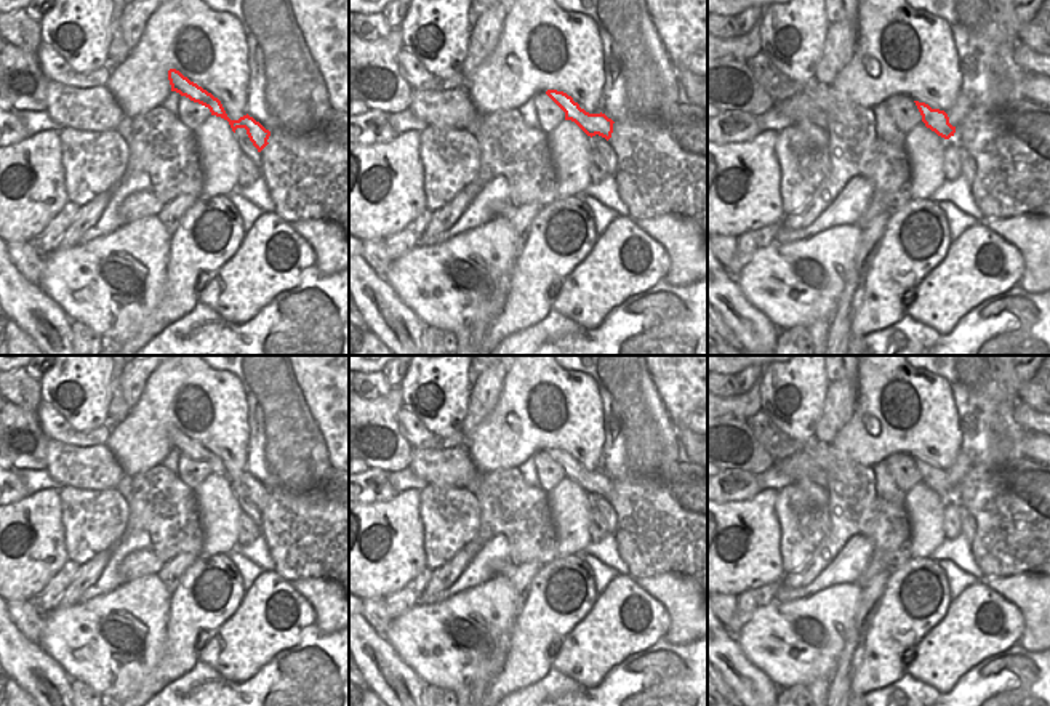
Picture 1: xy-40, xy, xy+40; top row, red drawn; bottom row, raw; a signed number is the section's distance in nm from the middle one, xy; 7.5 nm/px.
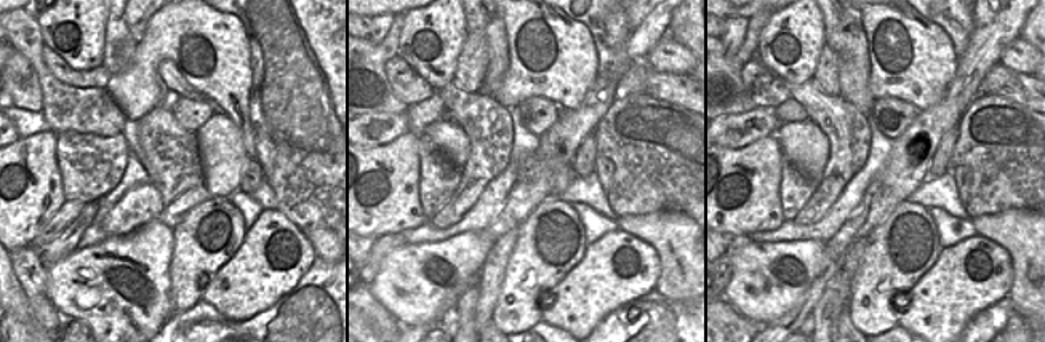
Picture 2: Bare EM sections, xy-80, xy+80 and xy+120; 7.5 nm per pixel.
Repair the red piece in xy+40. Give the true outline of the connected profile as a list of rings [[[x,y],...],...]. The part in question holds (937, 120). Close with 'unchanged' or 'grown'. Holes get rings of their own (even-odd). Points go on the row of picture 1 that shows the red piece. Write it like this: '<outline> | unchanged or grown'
[[[914,101],[922,122],[938,136],[954,138],[975,162],[981,155],[1010,166],[1031,168],[1050,160],[1050,107],[1032,101],[1018,101],[999,107],[972,107],[964,120],[952,126],[944,110]]] | grown

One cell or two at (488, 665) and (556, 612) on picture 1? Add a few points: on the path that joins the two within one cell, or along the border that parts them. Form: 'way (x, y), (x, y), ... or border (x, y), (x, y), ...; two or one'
border (519, 612), (511, 631), (503, 668), (492, 681); two

